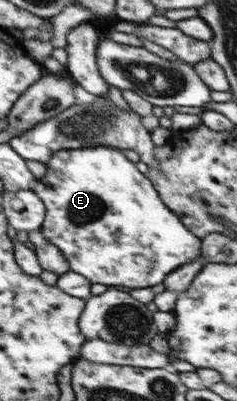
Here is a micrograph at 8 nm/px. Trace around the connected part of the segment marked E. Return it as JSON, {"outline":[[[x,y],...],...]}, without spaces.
{"outline":[[[98,146],[61,150],[46,164],[46,174],[32,189],[44,203],[45,219],[40,231],[50,243],[63,251],[71,270],[92,284],[108,287],[152,288],[164,282],[166,275],[201,255],[201,239],[180,222],[164,205],[154,185],[114,147]]]}

